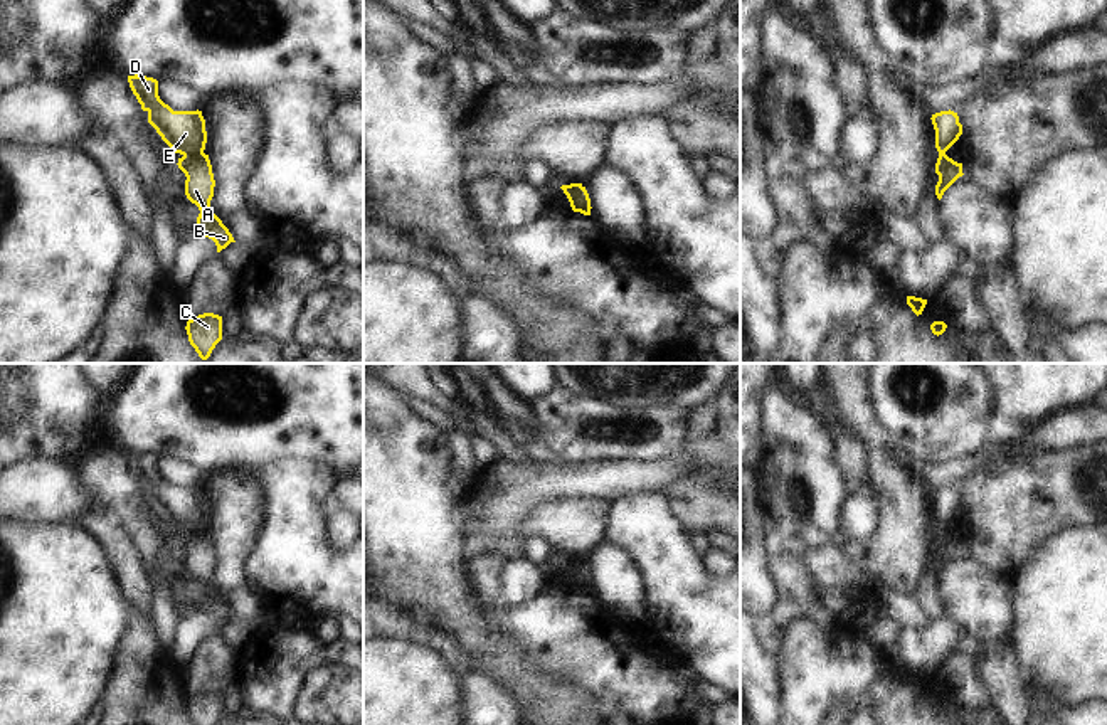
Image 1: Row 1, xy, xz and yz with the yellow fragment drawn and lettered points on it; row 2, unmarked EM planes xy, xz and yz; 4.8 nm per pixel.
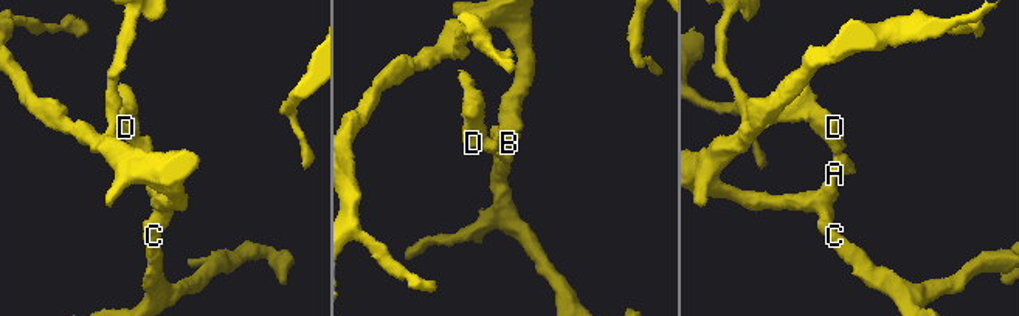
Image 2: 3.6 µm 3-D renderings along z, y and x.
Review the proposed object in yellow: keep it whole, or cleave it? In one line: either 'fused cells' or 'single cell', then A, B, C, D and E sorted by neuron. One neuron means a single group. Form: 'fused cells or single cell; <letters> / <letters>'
fused cells; A B C / D E

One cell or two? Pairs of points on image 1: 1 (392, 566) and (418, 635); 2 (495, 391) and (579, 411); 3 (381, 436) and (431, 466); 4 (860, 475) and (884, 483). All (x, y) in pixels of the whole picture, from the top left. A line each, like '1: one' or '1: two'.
1: two
2: two
3: one
4: two

